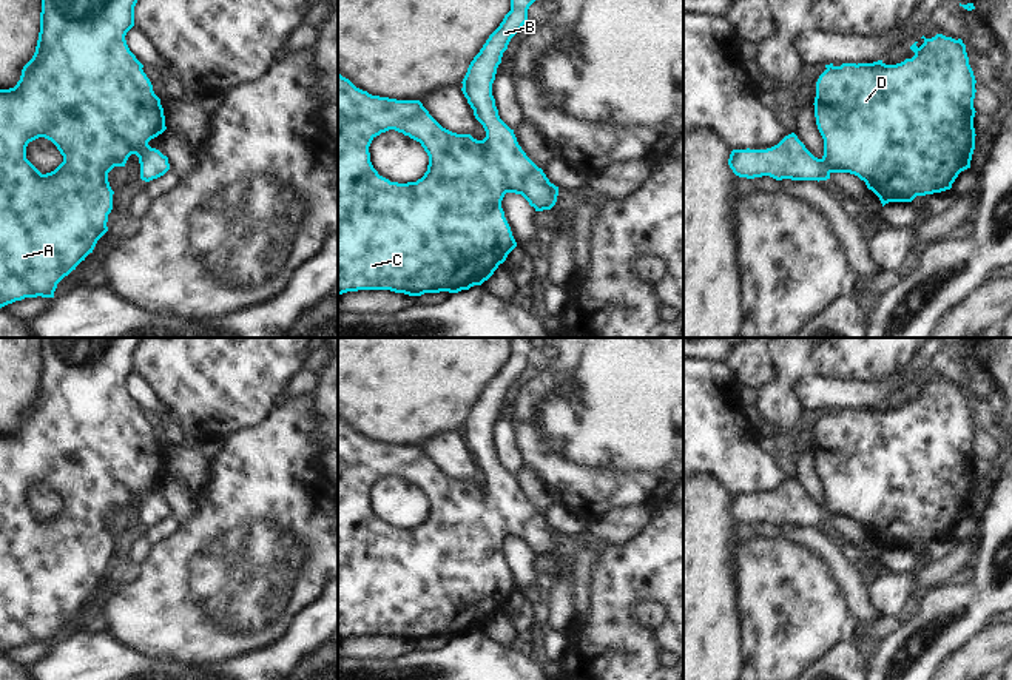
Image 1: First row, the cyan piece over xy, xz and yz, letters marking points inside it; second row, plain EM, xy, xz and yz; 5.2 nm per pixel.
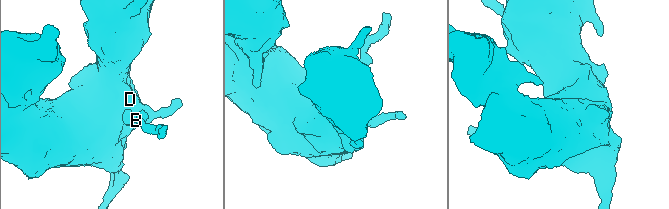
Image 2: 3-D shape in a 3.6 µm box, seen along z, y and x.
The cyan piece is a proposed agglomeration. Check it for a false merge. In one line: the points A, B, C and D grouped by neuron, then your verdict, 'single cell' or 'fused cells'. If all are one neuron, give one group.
A B C D; single cell

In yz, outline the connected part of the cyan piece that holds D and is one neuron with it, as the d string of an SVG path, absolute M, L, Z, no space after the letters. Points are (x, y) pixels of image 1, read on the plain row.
M936 379L932 384L921 382L924 389L918 393L915 387L910 395L915 398L912 404L906 404L896 410L886 410L882 406L873 409L842 409L835 412L833 409L825 410L825 416L819 421L816 427L816 443L815 443L815 463L818 475L824 484L824 501L821 504L815 503L805 490L798 484L794 478L785 481L778 490L767 495L733 495L728 504L728 510L733 518L739 523L754 524L762 521L770 521L776 526L791 524L791 526L827 526L832 518L850 518L858 521L865 527L867 534L872 535L881 546L882 552L889 547L912 547L916 541L926 541L933 538L941 538L952 534L952 529L958 520L970 513L972 500L975 495L975 473L973 473L973 444L975 444L975 421L969 410L969 402L966 398L966 390L961 384L955 385L943 379Z

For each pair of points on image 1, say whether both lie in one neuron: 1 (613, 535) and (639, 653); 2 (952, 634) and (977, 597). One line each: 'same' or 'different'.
1: different
2: same

